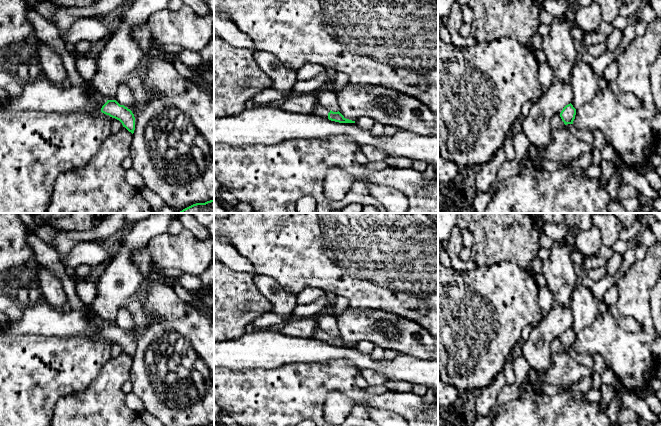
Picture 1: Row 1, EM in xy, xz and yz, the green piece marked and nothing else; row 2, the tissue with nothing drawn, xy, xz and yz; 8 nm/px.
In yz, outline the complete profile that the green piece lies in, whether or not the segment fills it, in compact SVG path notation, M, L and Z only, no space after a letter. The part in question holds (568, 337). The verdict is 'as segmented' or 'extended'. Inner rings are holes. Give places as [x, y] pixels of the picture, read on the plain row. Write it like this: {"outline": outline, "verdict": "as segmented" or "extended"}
{"outline": "M571 327L566 329L560 337L560 341L565 349L573 348L575 339L576 339L576 333L573 331Z", "verdict": "as segmented"}

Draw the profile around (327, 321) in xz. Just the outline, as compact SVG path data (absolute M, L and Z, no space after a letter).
M331 310L323 311L322 315L317 319L317 324L329 334L333 336L339 335L337 318Z

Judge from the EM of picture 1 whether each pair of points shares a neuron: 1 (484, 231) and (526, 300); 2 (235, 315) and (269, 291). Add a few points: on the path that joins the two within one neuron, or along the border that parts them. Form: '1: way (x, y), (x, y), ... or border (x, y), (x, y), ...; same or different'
1: border (479, 266), (512, 262), (524, 269); different
2: border (255, 275), (255, 285), (271, 303), (272, 311); different

